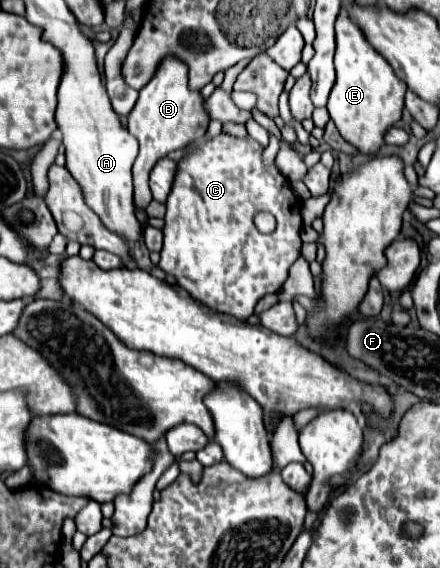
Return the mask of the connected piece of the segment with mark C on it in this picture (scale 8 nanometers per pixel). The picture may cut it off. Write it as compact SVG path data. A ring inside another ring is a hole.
M226 131L212 139L204 139L202 143L192 143L186 155L178 161L174 185L166 201L160 269L168 275L174 275L178 285L184 287L194 299L220 313L234 315L236 319L248 319L262 295L278 293L282 289L284 281L288 279L288 269L300 257L302 249L302 201L294 195L288 179L278 171L276 163L264 165L264 149L266 147L250 135L240 139ZM260 211L276 217L278 225L274 233L264 235L254 225L254 217Z

